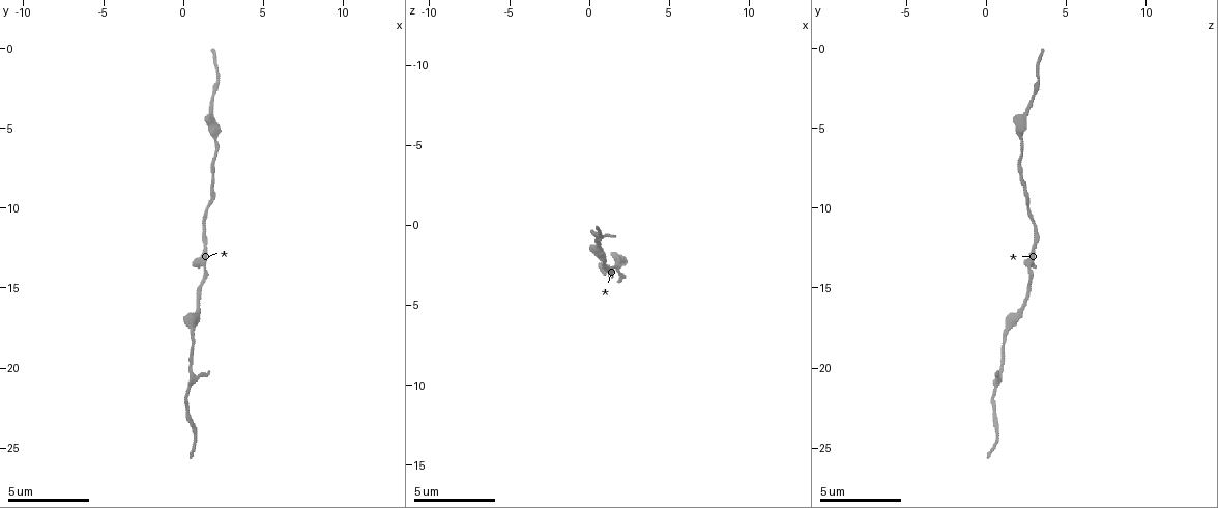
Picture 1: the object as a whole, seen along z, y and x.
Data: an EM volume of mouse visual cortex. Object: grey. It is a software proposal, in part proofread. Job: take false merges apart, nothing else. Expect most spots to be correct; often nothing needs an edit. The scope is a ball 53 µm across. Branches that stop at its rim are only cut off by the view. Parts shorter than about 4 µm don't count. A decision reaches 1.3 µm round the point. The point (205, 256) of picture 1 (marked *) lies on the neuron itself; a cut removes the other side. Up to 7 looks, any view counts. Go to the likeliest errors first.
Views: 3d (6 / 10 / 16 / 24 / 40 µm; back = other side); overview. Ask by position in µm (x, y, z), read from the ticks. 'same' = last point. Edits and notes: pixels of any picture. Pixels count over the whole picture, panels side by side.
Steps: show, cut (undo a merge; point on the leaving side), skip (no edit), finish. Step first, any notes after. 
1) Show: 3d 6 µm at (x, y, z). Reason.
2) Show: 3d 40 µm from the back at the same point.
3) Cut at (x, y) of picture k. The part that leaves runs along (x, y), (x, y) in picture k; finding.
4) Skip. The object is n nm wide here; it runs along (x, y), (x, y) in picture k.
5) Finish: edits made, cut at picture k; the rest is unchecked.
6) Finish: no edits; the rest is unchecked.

Show: 3d 16 µm at (0.4, 20.2, 0.9). Side arm on a straight run.

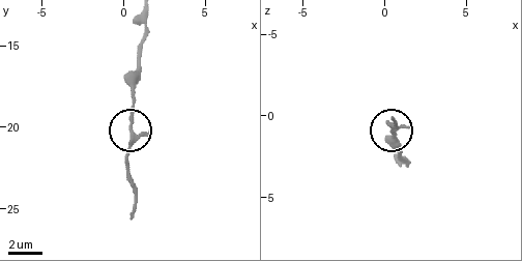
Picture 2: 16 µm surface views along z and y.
Skip. It runs along (146, 18), (125, 179) in picture 2; one neuron here.

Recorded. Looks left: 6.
Show: 3d 6 µm at (1.0, 15.9, 2.4).

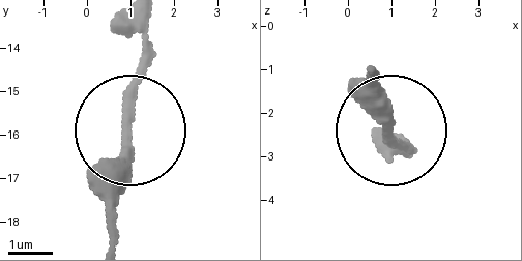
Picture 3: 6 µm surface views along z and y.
Skip. It runs along (148, 18), (114, 214) in picture 3; all the same neuron.

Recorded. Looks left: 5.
Show: 3d 16 µm at (2.0, 6.2, 2.3). Sudden change in width.

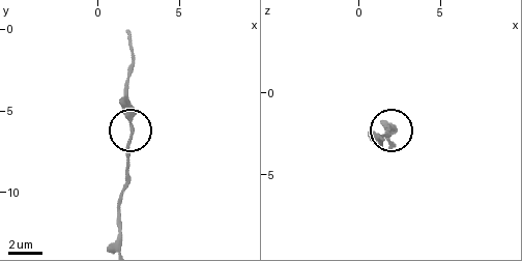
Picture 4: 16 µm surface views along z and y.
Show: 3d 16 µm from the back at (2.2, 6.1, 2.2). Other side.

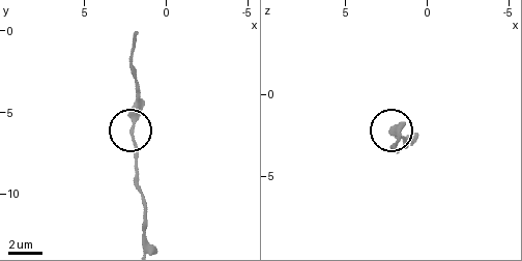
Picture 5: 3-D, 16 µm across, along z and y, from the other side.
Skip. The object is 200 nm wide here; it runs along (143, 242), (143, 198), (131, 126), (131, 110), (138, 94) in picture 5; one neuron here.

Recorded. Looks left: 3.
Show: 3d 10 µm at (1.3, 11.3, 3.1). Sudden change in width.

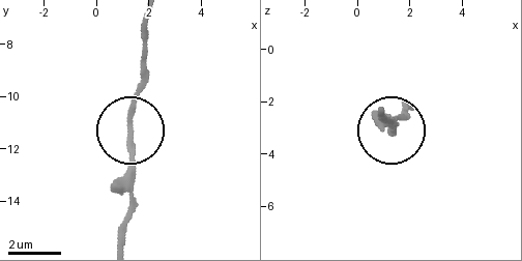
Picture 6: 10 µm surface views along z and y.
Show: 3d 6 µm at the same point.

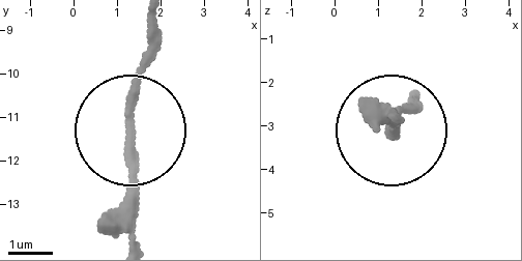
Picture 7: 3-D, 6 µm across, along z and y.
Skip. It runs along (135, 203), (146, 21) in picture 7; all the same neuron.

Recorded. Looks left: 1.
Finish: no edits; the rest is unchecked.

